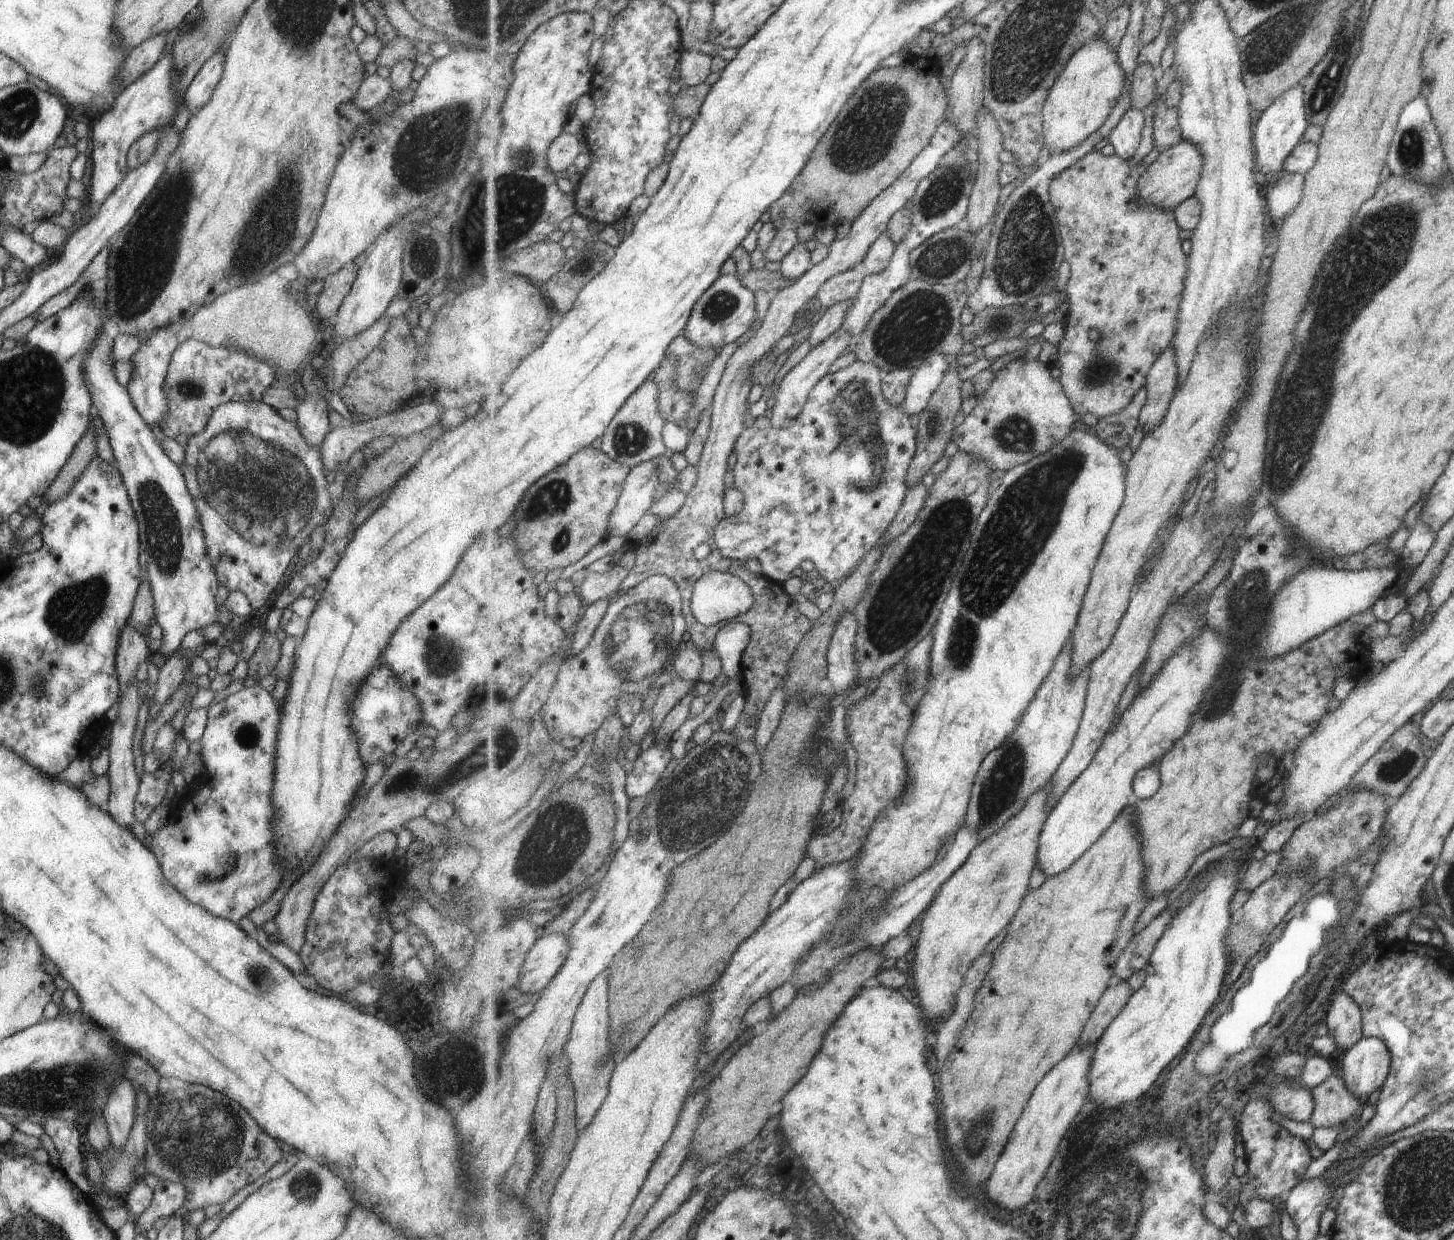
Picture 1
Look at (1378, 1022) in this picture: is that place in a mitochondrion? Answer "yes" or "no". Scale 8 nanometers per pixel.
no

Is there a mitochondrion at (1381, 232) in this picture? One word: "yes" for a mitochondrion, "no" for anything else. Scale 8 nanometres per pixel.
yes

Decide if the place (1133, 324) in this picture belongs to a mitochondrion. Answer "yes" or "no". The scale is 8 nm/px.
yes

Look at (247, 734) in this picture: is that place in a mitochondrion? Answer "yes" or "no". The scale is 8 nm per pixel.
yes

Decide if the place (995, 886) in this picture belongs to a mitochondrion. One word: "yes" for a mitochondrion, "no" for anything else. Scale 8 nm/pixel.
no

